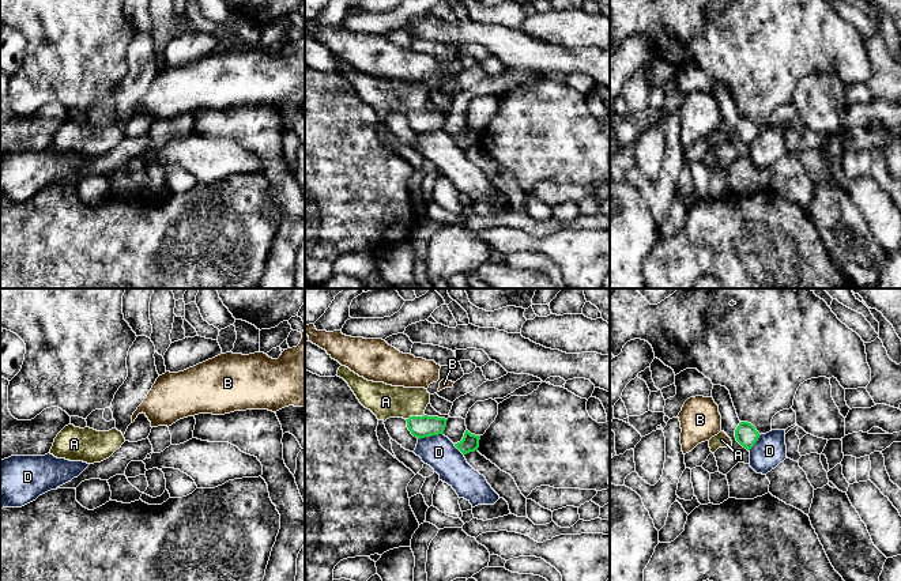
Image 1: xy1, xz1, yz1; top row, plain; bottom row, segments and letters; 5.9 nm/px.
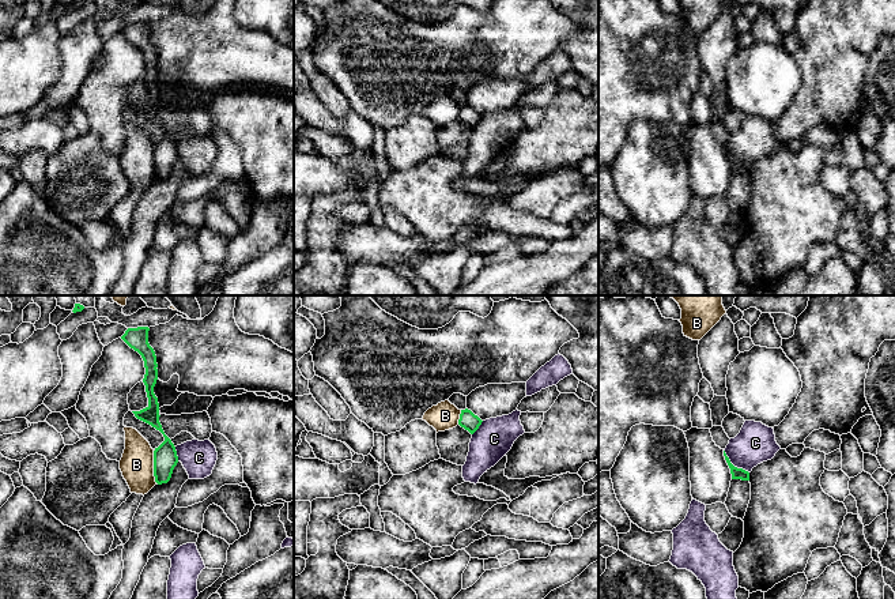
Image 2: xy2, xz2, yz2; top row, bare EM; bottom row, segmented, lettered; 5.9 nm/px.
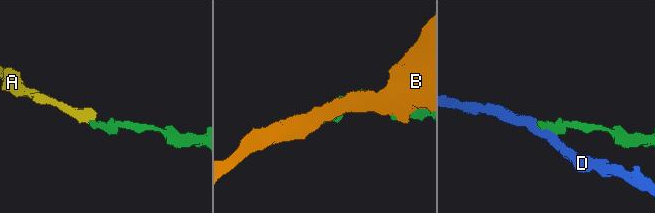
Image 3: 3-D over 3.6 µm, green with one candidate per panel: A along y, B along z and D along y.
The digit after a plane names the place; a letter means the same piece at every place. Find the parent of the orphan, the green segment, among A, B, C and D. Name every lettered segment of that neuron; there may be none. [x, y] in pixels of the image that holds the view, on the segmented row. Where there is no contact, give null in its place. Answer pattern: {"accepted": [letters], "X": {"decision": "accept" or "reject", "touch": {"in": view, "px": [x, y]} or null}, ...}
{"accepted": ["A"], "A": {"decision": "accept", "touch": {"in": "xz1", "px": [414, 417]}}, "B": {"decision": "reject", "touch": {"in": "xy2", "px": [154, 467]}}, "C": {"decision": "reject", "touch": {"in": "yz2", "px": [732, 464]}}, "D": {"decision": "reject", "touch": {"in": "xz1", "px": [430, 436]}}}

